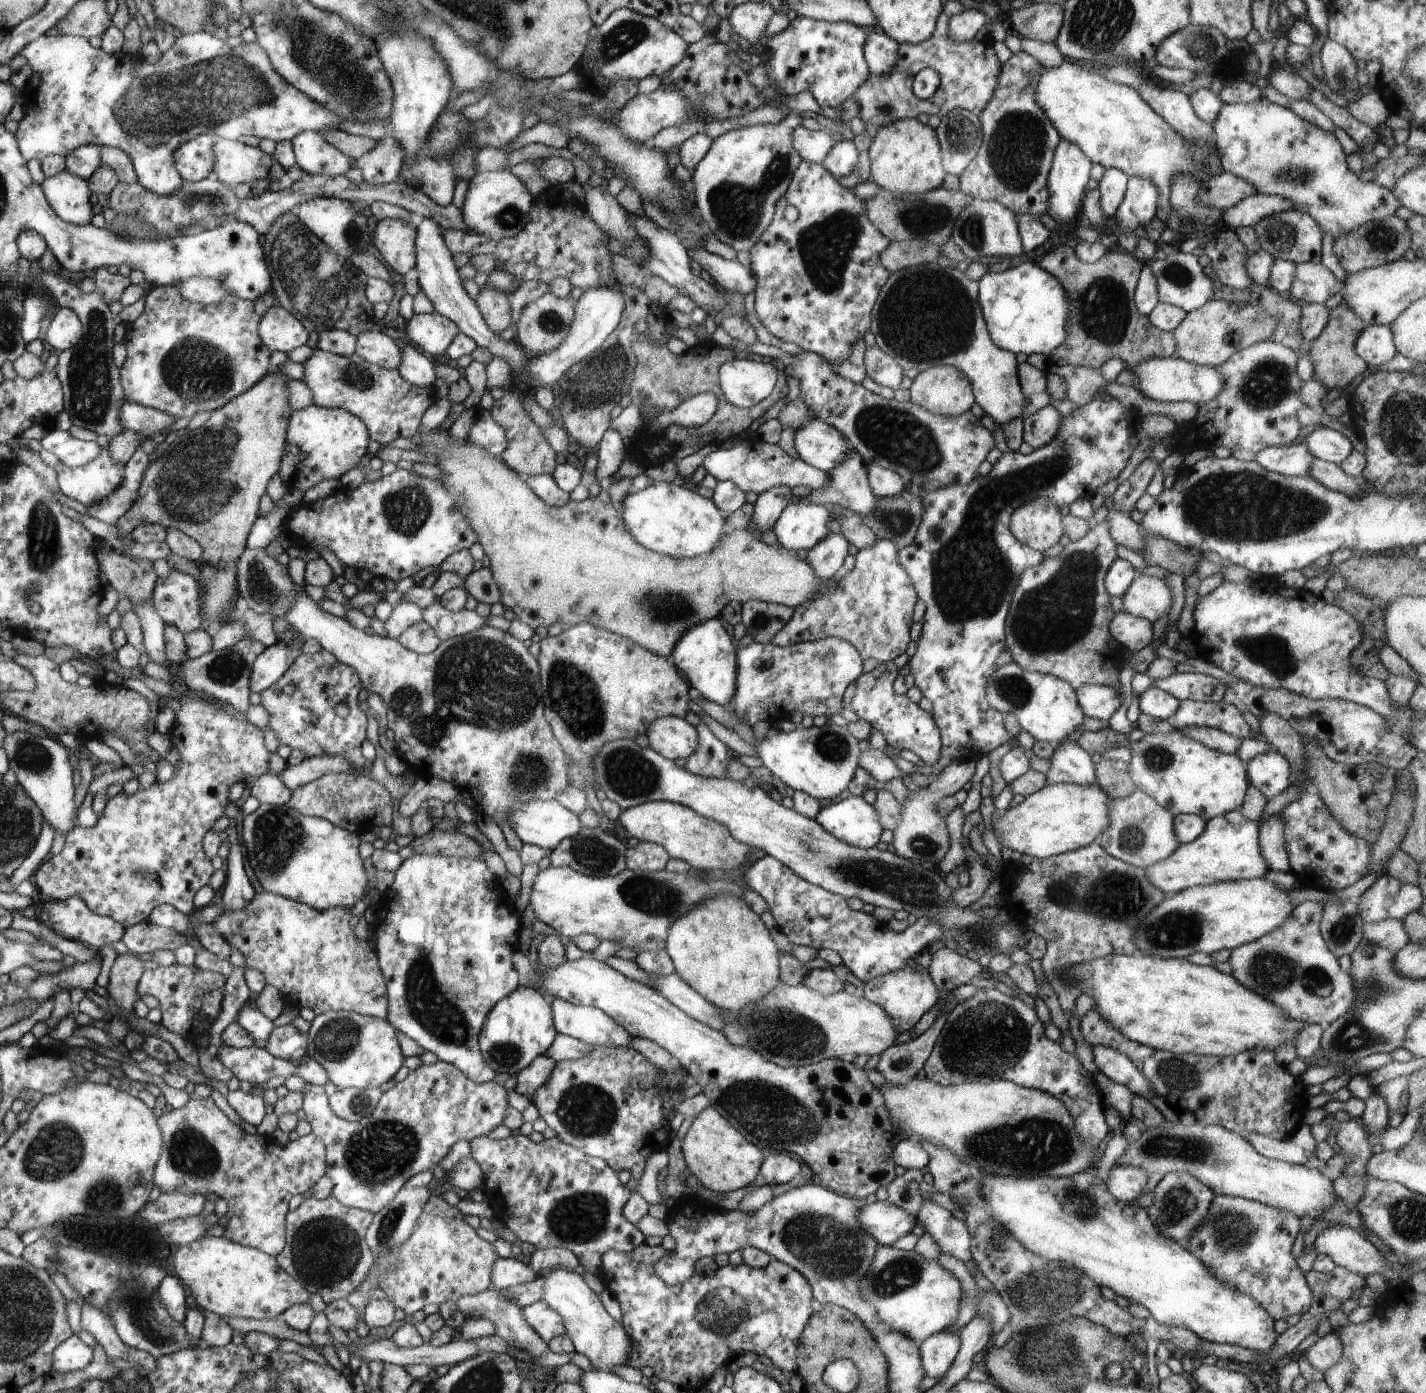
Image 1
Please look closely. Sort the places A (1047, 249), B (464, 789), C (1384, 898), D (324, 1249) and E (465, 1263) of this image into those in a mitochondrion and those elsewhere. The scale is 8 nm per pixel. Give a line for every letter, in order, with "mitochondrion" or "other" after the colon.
A: other
B: other
C: other
D: mitochondrion
E: other

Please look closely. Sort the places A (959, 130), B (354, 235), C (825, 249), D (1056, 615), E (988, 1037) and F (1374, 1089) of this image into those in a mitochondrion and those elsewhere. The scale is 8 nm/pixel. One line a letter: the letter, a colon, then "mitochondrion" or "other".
A: mitochondrion
B: mitochondrion
C: mitochondrion
D: mitochondrion
E: mitochondrion
F: other

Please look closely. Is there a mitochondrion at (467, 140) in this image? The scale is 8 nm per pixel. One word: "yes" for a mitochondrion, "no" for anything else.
no

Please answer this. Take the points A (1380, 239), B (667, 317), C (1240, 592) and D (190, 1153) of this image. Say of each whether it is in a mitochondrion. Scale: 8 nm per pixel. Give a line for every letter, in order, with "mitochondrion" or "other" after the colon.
A: mitochondrion
B: other
C: other
D: mitochondrion

